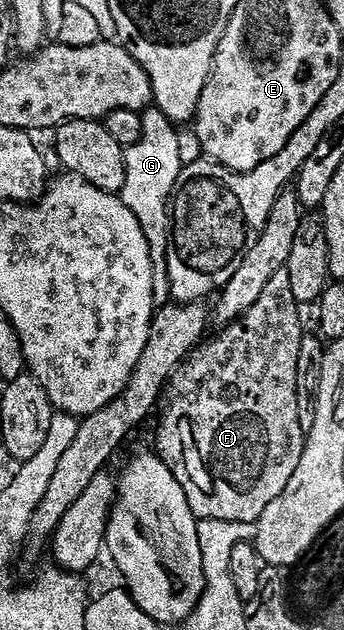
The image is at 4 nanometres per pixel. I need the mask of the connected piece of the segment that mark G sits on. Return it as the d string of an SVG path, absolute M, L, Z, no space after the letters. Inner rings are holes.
M154 105L142 112L143 124L136 143L125 151L125 185L121 198L137 217L141 233L149 243L149 253L153 261L153 293L156 304L168 302L171 293L171 282L167 273L167 248L169 246L169 228L171 216L169 204L175 193L175 182L185 166L185 158L179 152L179 135L176 124L161 113Z

